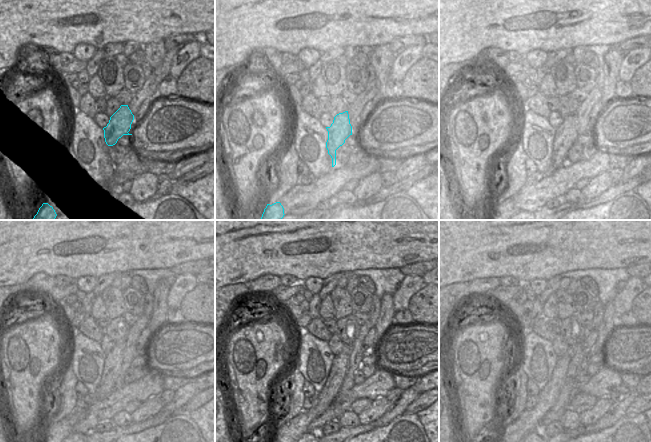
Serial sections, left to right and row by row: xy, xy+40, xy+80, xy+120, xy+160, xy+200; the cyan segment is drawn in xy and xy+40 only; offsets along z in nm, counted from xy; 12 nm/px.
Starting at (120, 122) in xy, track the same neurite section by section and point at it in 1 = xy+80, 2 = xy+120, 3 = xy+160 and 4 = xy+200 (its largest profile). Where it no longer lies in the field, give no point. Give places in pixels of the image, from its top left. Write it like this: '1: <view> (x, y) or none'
1: xy+80 (565, 136)
2: xy+120 (113, 361)
3: xy+160 (331, 388)
4: xy+200 (529, 420)

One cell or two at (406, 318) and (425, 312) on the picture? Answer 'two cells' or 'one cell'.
two cells

